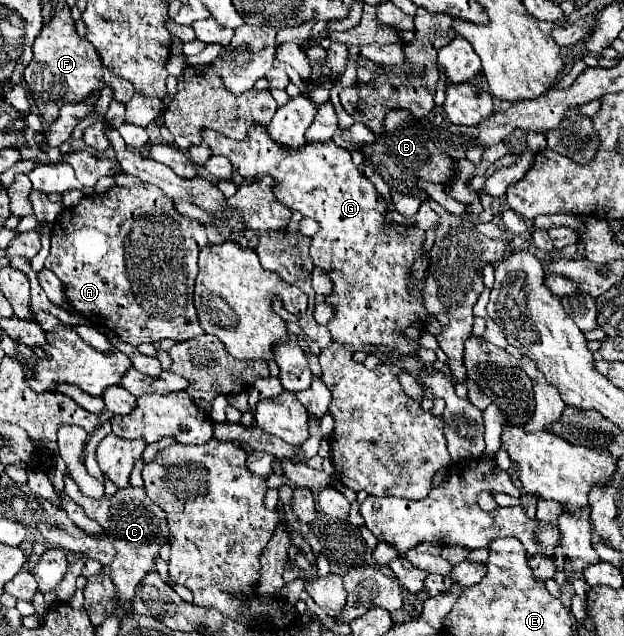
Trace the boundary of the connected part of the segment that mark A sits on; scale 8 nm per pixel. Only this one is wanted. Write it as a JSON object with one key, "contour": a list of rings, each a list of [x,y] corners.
{"contour":[[[113,186],[103,194],[84,197],[77,206],[59,214],[51,228],[51,254],[45,260],[45,268],[63,282],[65,298],[77,314],[95,326],[109,328],[123,342],[133,346],[163,338],[181,342],[205,332],[193,310],[193,284],[199,270],[199,250],[207,244],[205,224],[179,214],[157,186]]]}

